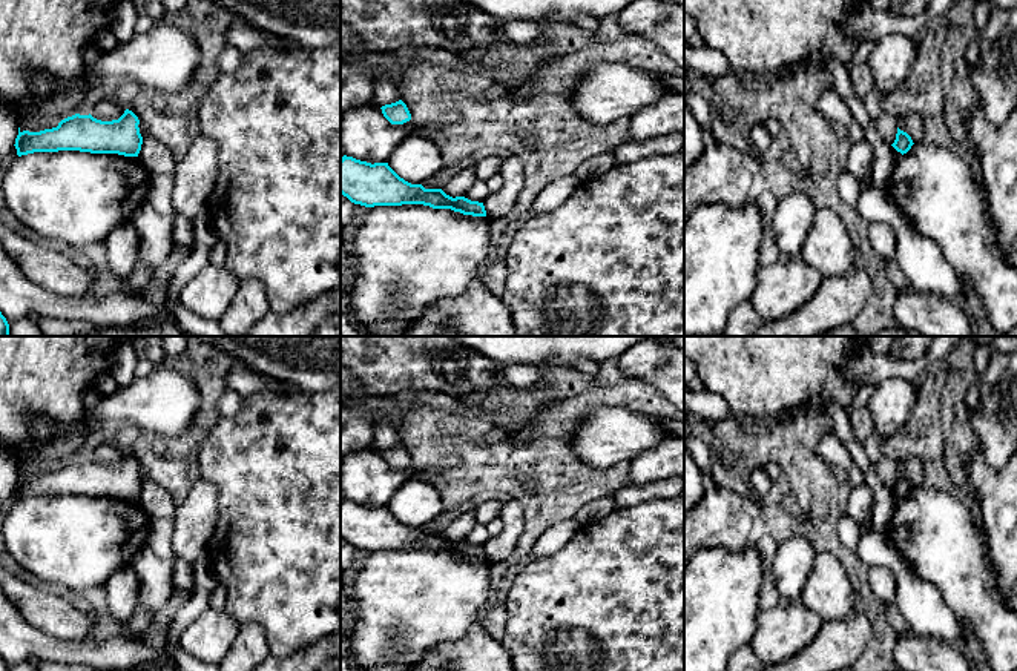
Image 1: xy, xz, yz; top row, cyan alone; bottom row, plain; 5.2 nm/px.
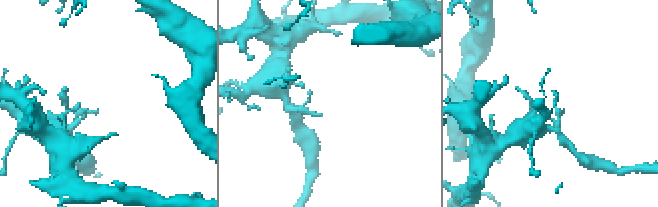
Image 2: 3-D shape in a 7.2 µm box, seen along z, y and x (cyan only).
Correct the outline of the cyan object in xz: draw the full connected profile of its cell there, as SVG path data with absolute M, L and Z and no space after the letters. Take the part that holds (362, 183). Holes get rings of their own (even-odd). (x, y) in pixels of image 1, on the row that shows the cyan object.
M353 157L341 158L341 193L365 207L423 204L451 209L463 215L486 217L483 203L449 197L442 189L425 189L400 178L388 163L367 163Z

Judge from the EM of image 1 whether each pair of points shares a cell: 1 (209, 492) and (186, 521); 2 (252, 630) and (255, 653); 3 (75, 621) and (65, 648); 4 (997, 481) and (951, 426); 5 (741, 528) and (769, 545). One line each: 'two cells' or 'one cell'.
1: one cell
2: one cell
3: two cells
4: two cells
5: two cells

